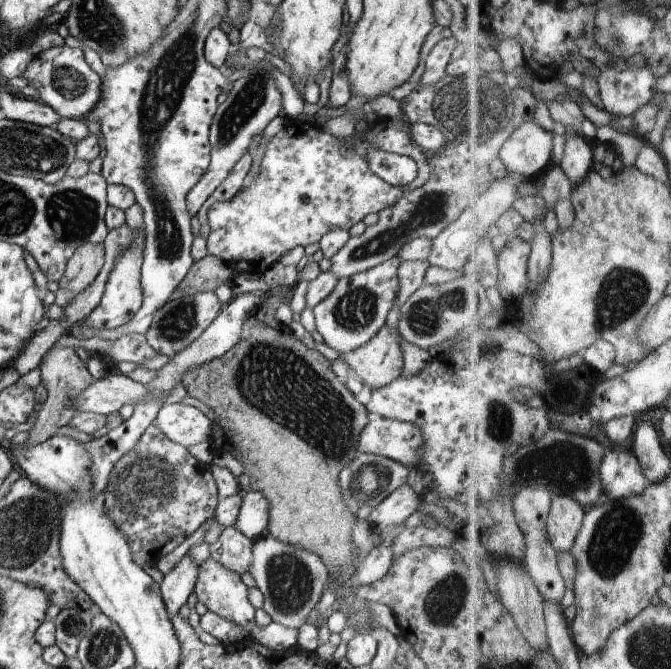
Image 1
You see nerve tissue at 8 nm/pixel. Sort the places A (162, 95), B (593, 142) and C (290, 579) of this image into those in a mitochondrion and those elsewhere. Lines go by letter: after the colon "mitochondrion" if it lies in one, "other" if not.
A: mitochondrion
B: other
C: mitochondrion

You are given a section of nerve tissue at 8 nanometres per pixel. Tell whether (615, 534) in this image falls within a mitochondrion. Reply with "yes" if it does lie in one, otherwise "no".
yes

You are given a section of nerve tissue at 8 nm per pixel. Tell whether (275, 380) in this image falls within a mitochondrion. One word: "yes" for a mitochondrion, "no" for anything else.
yes

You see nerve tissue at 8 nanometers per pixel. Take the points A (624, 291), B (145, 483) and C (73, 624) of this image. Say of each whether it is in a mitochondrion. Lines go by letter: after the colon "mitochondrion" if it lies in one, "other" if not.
A: mitochondrion
B: mitochondrion
C: mitochondrion

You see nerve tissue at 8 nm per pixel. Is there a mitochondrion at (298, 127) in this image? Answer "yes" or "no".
no

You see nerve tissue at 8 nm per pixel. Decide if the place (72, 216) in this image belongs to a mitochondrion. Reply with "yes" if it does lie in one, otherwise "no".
yes

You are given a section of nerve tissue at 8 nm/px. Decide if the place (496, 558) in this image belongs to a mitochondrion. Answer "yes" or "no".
no

